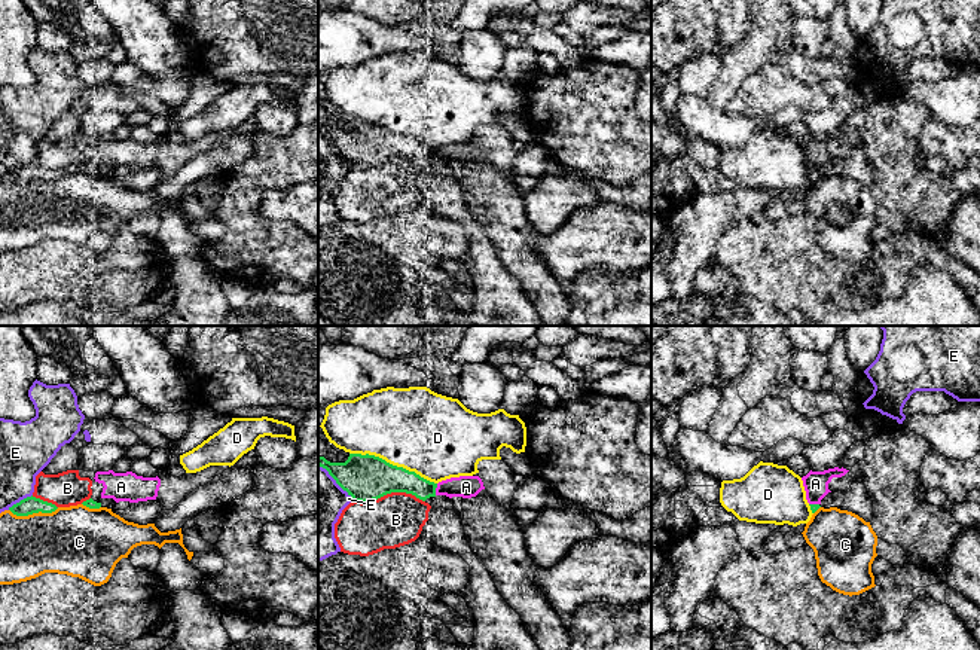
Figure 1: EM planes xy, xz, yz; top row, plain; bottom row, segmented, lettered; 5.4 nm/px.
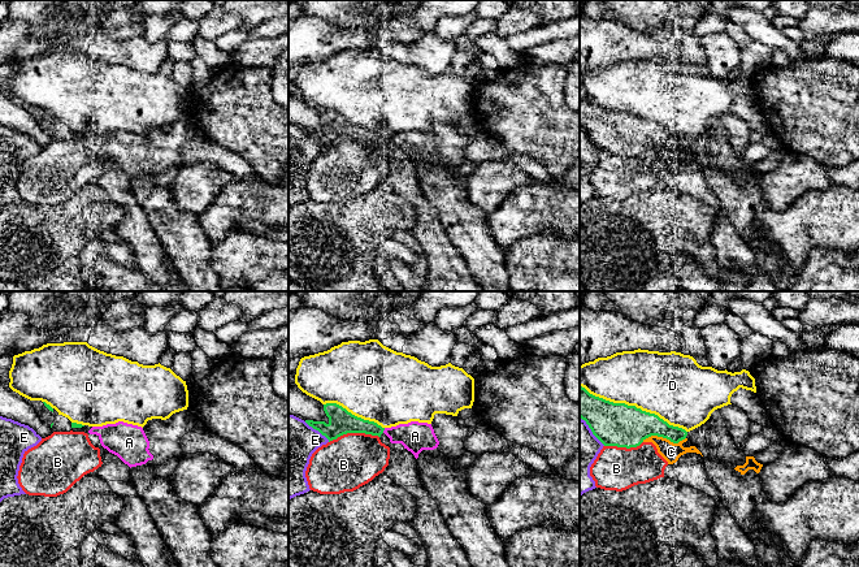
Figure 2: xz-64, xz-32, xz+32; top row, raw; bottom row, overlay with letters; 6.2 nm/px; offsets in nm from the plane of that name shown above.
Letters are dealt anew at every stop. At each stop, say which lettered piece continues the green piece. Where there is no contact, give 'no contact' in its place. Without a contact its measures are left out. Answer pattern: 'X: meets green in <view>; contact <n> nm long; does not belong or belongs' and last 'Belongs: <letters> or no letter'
A: meets green in xz; contact 70 nm long; does not belong
B: meets green in xz; contact 380 nm long; does not belong
C: meets green in xy; contact 280 nm long; does not belong
D: meets green in xz; contact 500 nm long; does not belong
E: meets green in xy; contact 160 nm long; does not belong
Belongs: no letter

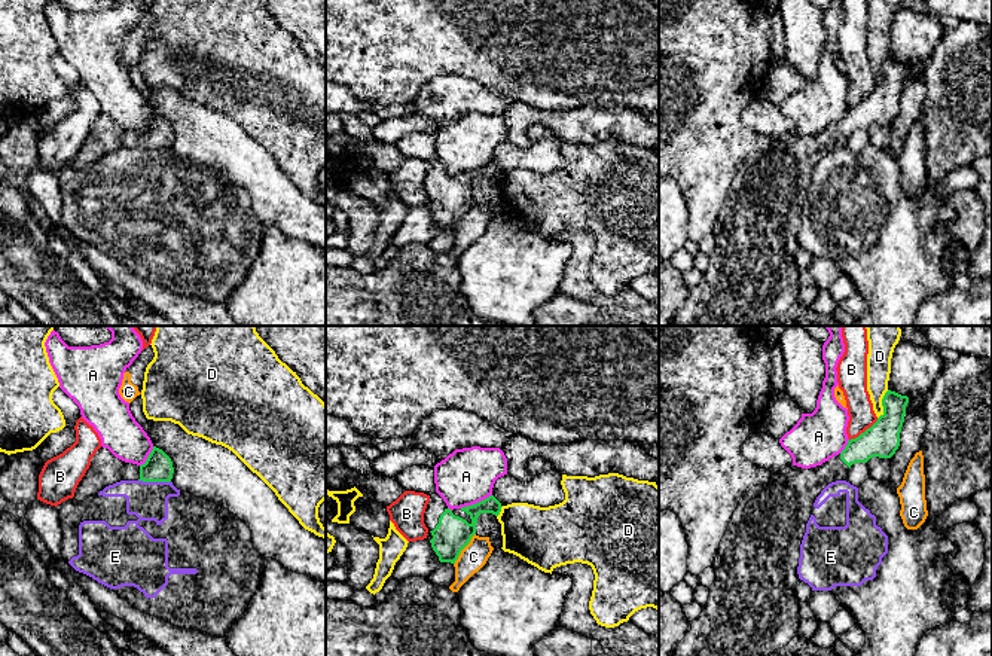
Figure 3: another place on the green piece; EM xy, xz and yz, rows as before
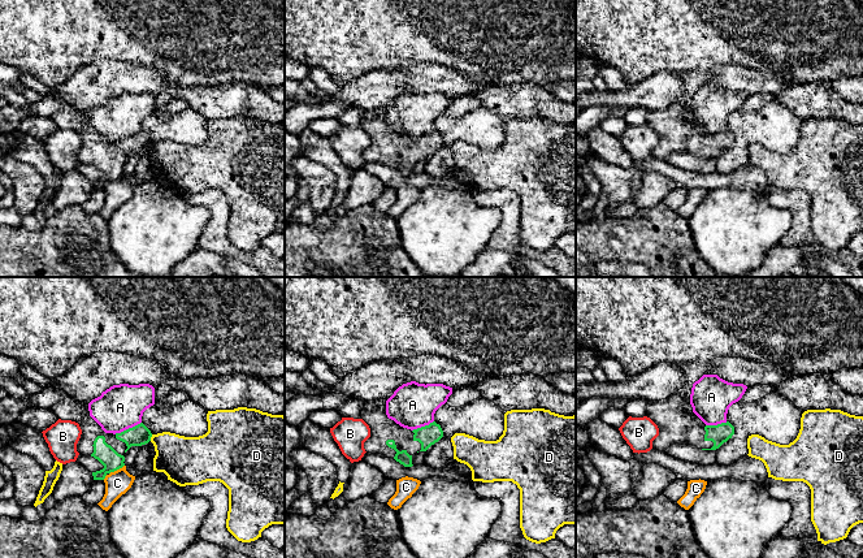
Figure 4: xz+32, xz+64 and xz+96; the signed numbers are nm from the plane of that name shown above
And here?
A: meets green in xz; contact 190 nm long; does not belong
B: meets green in yz; contact 200 nm long; does not belong
C: meets green in xz; contact 200 nm long; does not belong
D: meets green in yz; contact 170 nm long; does not belong
E: meets green in xy; contact 180 nm long; does not belong
Belongs: no letter

